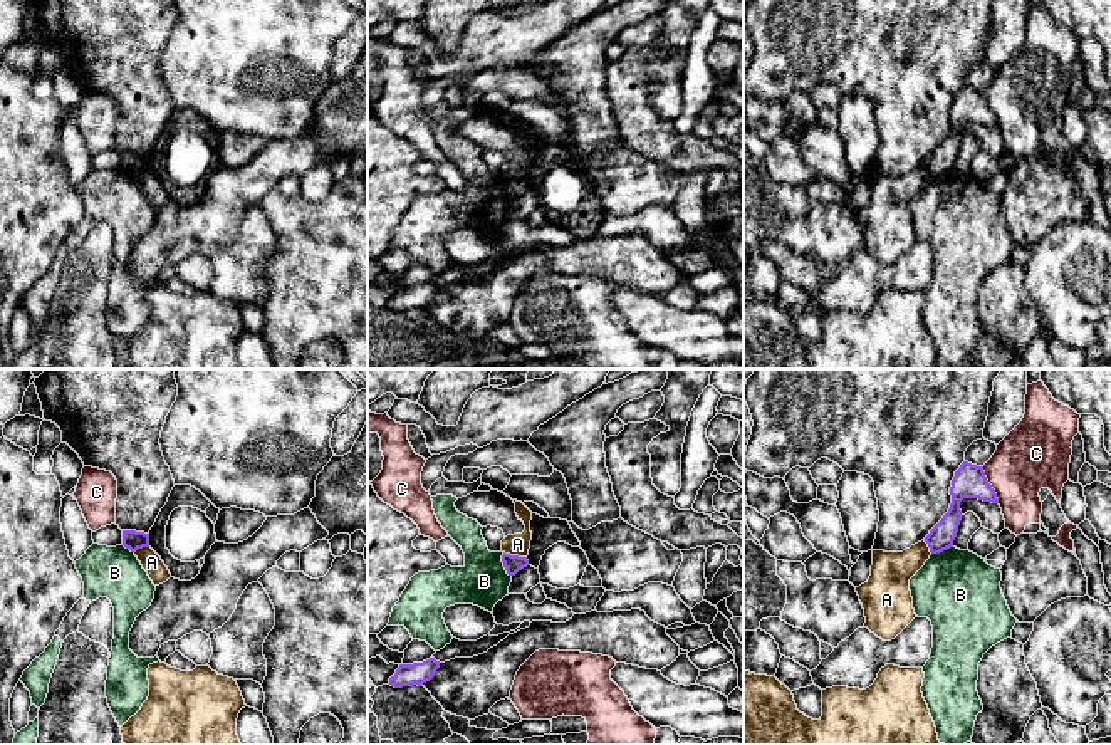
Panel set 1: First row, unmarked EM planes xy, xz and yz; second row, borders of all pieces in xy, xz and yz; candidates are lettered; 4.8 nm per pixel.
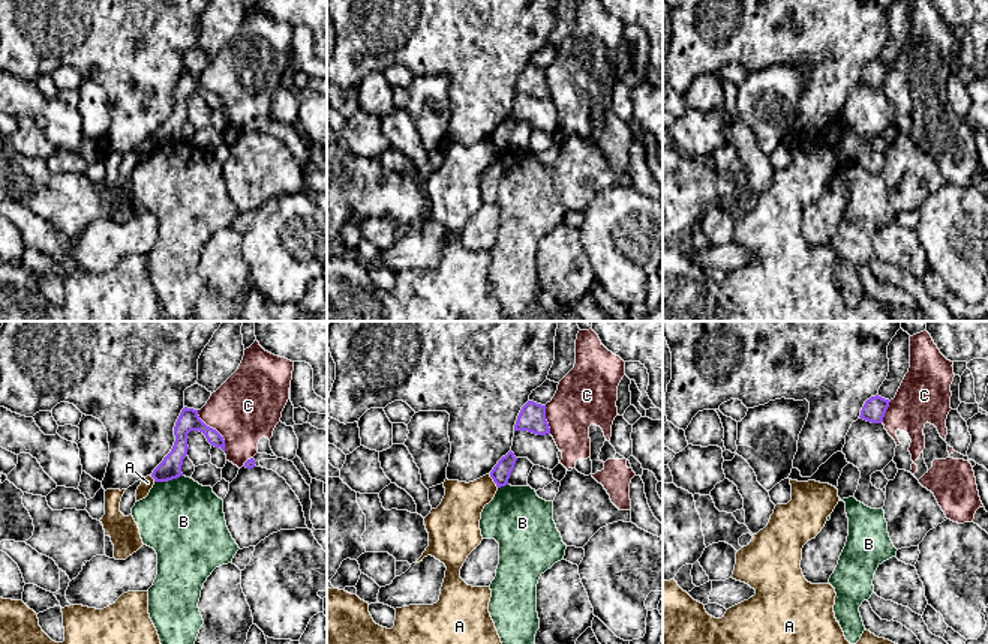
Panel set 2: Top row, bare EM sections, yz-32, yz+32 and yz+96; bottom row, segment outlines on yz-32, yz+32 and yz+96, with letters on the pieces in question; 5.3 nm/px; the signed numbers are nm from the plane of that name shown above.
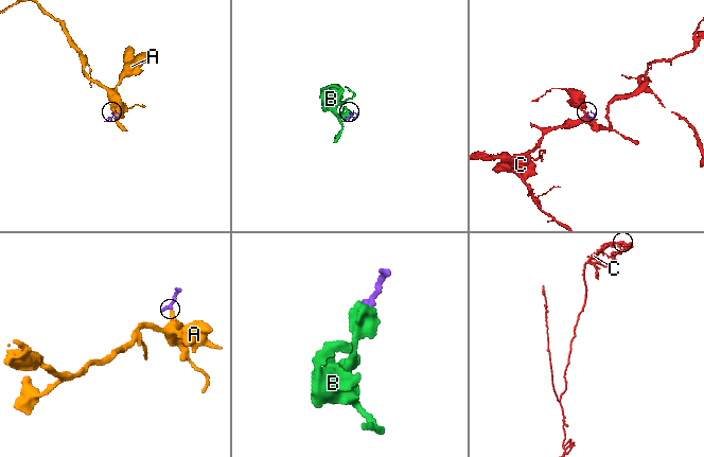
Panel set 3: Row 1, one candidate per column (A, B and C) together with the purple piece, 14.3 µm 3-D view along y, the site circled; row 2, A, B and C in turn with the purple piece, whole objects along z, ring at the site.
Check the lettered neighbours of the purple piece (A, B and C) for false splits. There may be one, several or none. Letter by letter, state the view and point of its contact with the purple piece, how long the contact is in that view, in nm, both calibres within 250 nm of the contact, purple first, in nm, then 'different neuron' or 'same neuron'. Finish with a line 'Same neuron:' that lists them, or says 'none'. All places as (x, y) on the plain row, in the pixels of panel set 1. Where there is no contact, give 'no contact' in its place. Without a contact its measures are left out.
A: contact xz (516, 180); length 120 nm; calibres 90 and 110 nm; different neuron
B: contact xz (504, 188); length 130 nm; calibres 90 and 240 nm; different neuron
C: contact yz (991, 109); length 190 nm; calibres 160 and 320 nm; different neuron
Same neuron: none

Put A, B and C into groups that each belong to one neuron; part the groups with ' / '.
A / B / C

